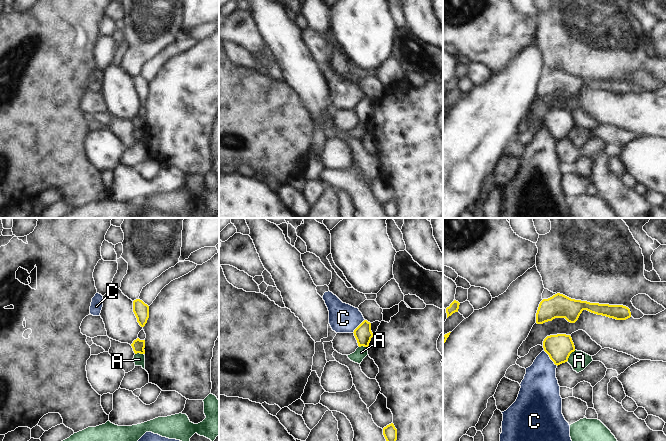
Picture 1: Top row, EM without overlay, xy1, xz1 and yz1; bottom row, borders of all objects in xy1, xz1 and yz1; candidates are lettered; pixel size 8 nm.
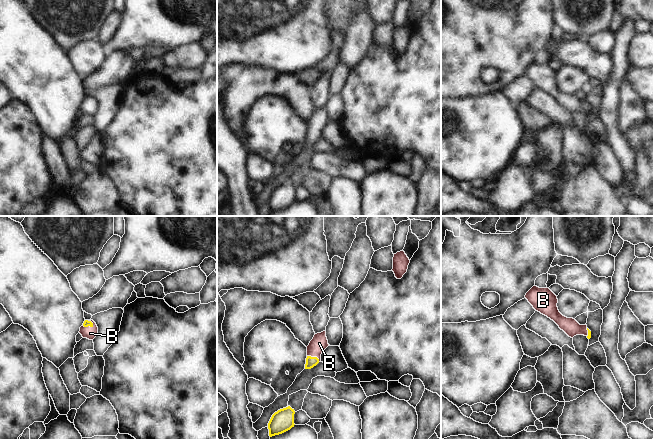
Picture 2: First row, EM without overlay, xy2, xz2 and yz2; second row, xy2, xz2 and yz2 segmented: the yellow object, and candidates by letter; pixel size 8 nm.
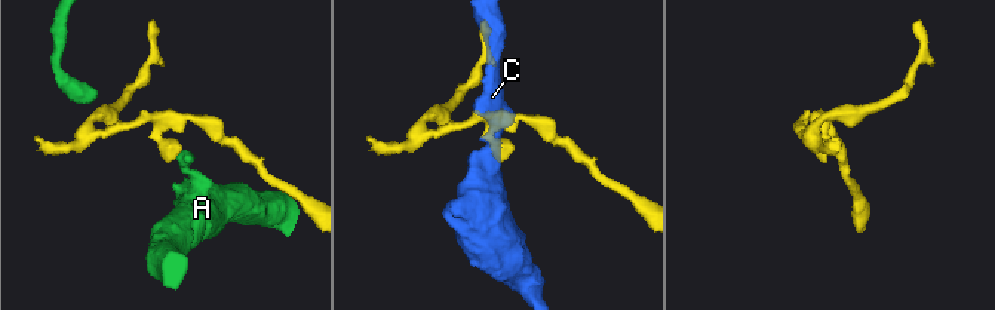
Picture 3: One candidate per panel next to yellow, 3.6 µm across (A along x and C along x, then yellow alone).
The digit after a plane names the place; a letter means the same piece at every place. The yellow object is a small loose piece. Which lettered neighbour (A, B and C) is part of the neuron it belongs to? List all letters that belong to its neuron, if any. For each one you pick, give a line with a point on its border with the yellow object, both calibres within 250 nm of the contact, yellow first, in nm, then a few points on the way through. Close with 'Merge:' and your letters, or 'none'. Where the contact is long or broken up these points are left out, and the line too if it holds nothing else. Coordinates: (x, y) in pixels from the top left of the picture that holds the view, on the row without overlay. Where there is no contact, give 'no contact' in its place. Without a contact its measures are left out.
B: contact xz2 (314, 133); calibres 80 and 140 nm; way xz2 (310, 137), (314, 133), (314, 125), (319, 119)
Merge: B

